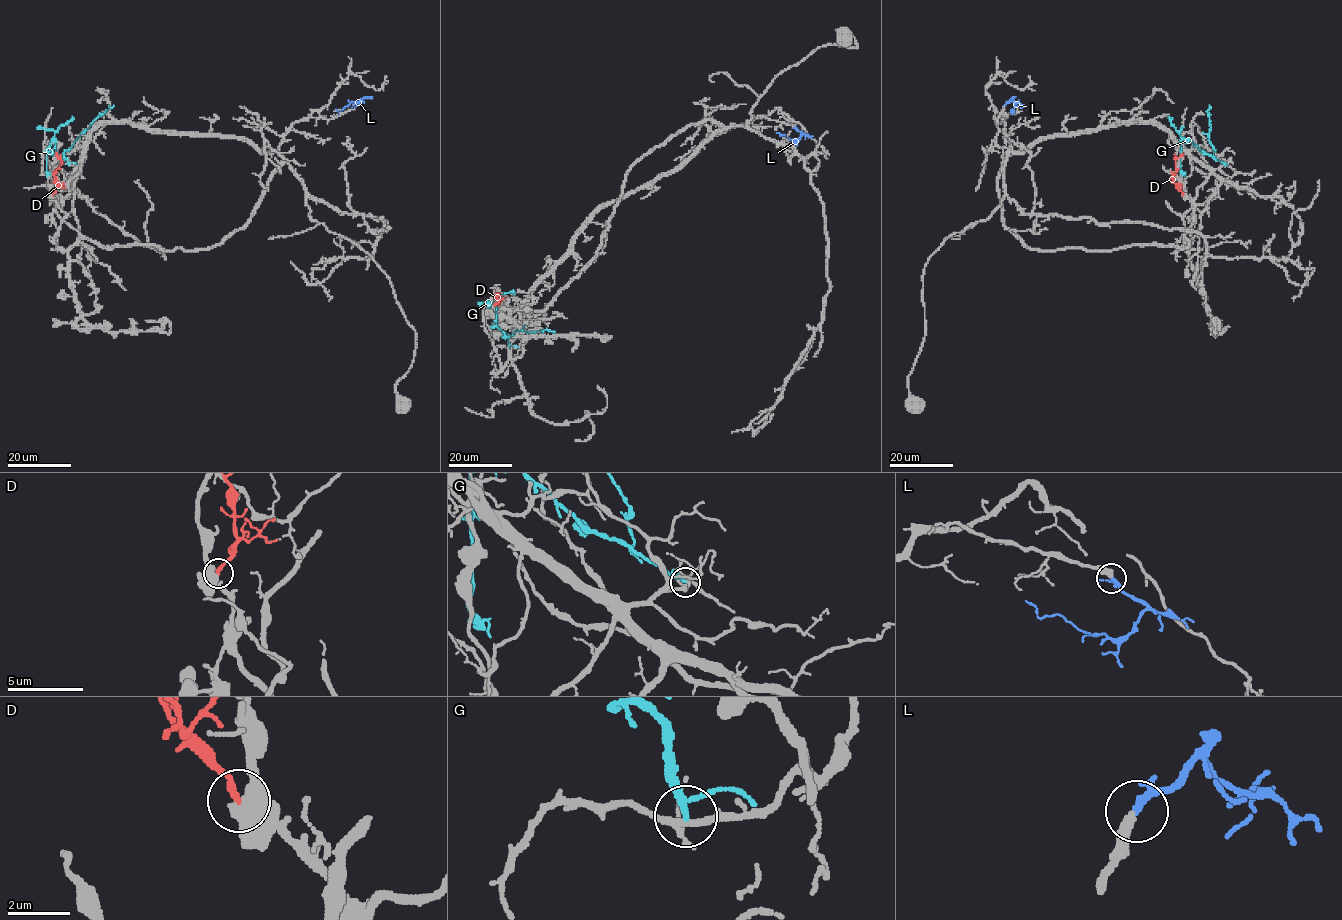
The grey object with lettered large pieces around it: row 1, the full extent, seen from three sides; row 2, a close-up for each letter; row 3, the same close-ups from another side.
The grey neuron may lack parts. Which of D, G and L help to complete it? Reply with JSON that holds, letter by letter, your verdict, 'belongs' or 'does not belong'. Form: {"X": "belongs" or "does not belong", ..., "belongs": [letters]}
{"D": "does not belong", "G": "does not belong", "L": "belongs", "belongs": ["L"]}

